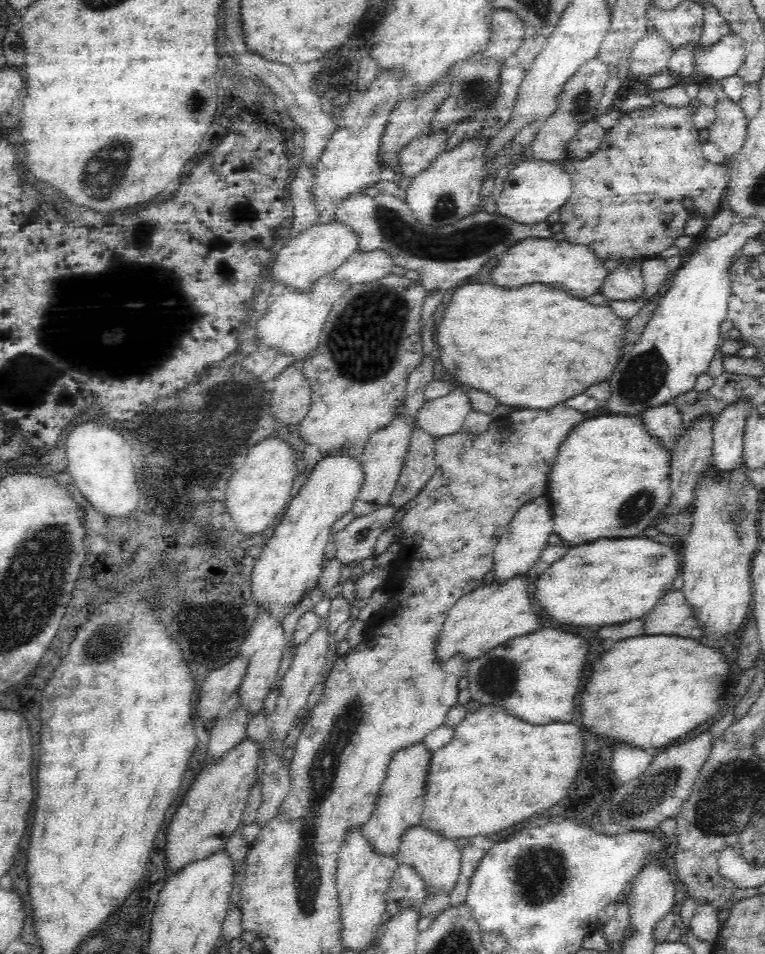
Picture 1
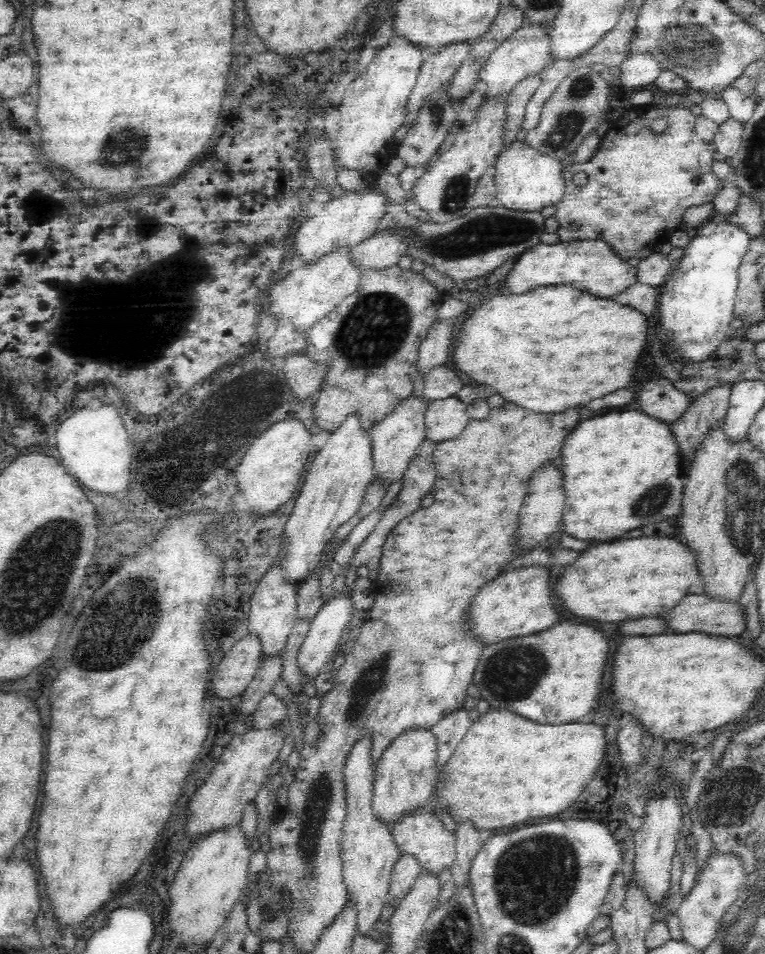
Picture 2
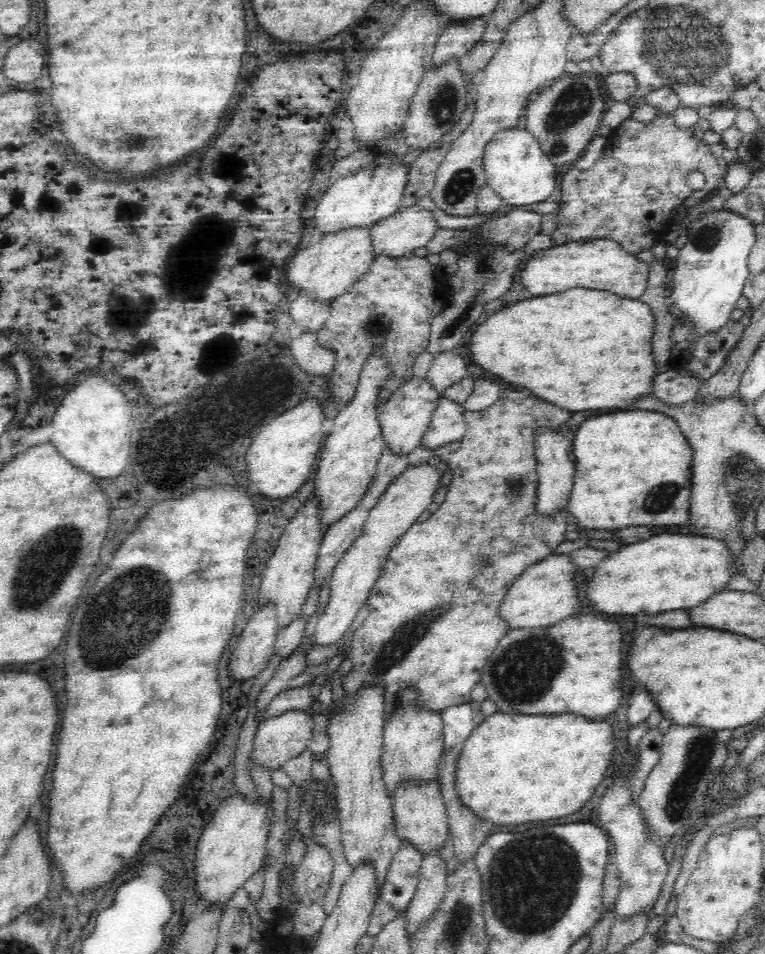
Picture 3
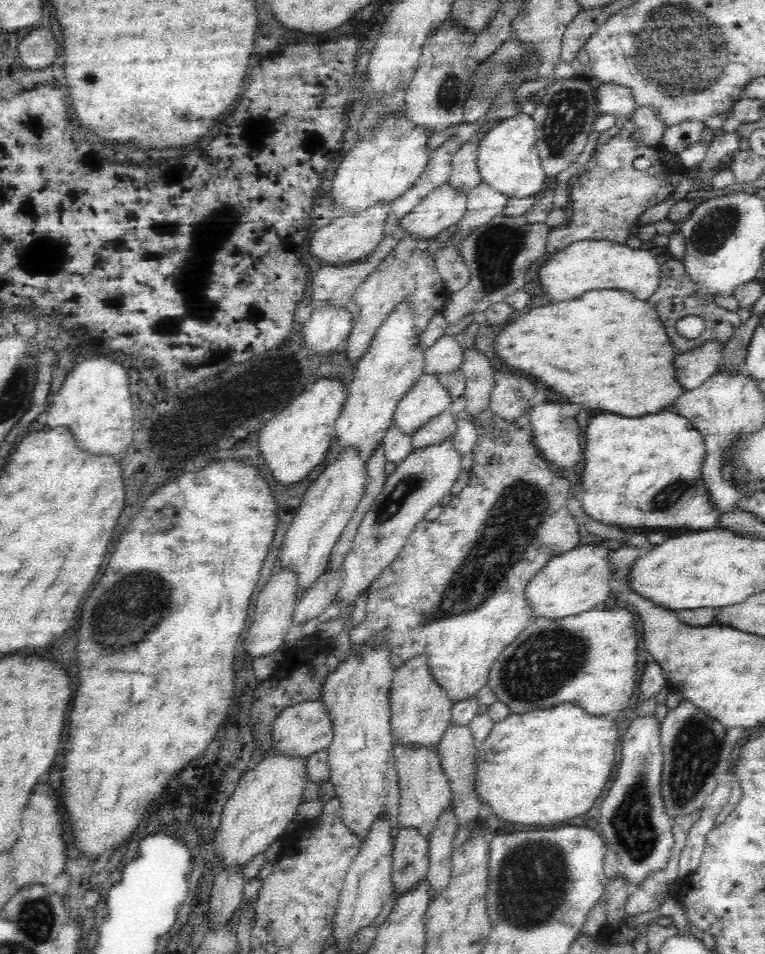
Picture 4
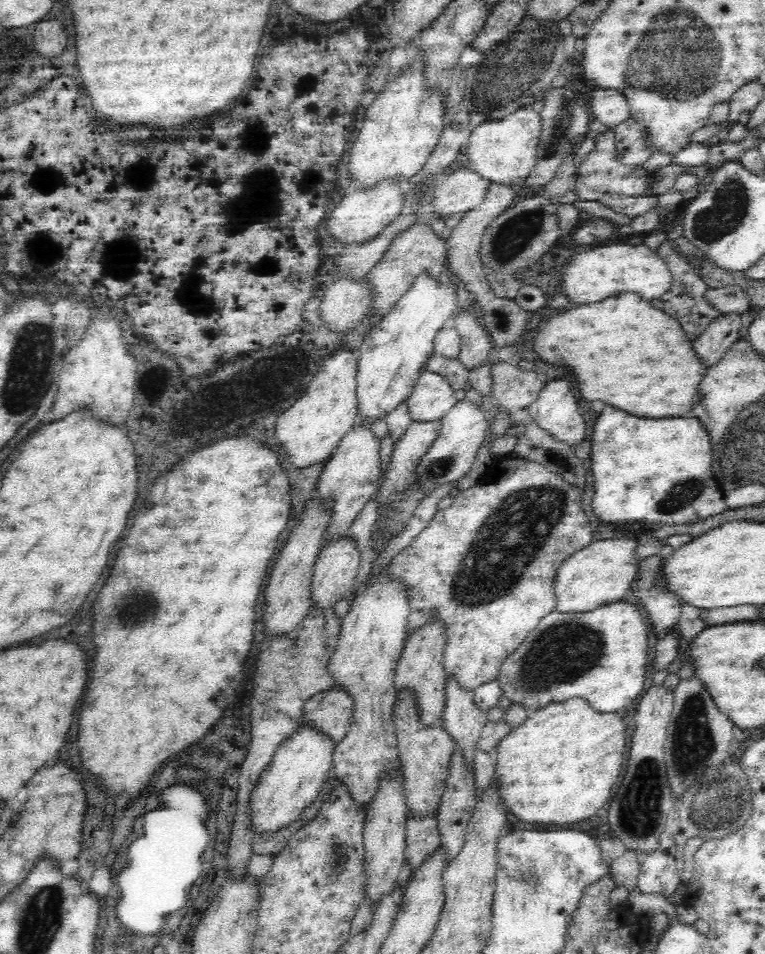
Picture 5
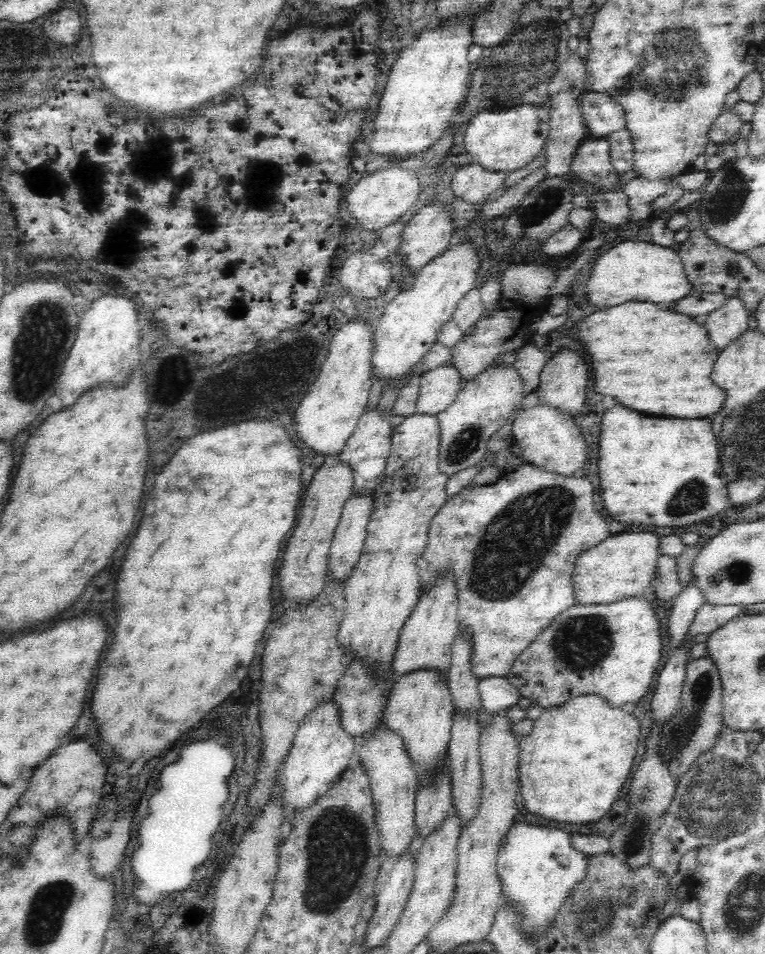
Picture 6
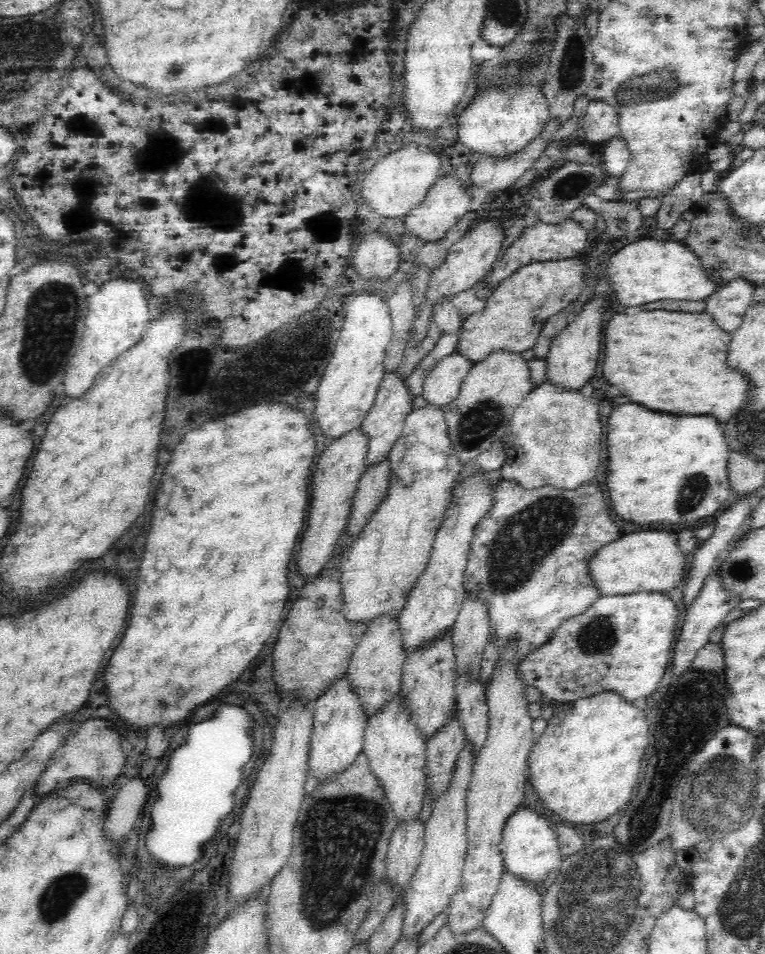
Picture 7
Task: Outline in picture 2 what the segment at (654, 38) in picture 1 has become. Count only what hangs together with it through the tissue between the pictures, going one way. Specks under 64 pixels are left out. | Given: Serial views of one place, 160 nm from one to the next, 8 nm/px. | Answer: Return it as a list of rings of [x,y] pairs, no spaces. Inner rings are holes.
[[[635,52],[626,57],[619,70],[620,76],[616,82],[624,87],[639,90],[653,85],[662,65],[650,52]]]

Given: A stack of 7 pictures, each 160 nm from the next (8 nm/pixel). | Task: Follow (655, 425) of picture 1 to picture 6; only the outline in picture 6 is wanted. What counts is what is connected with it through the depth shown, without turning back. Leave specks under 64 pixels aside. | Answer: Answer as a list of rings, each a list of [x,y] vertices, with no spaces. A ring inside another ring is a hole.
[[[732,296],[722,308],[706,315],[703,324],[708,328],[708,340],[721,351],[748,330],[748,313],[743,302]]]

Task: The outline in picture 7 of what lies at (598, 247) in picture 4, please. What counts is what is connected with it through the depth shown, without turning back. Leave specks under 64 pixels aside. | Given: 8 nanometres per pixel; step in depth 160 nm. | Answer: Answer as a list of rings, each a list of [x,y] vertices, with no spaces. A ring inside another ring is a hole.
[[[653,238],[626,244],[612,254],[606,264],[606,282],[616,302],[624,306],[640,306],[657,300],[707,299],[715,291],[690,248],[681,242]]]

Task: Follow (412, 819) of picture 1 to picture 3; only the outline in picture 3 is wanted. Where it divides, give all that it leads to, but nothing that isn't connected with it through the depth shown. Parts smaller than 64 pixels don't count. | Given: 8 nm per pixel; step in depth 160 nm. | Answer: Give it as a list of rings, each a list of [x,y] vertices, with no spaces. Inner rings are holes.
[[[404,690],[398,710],[394,710],[390,722],[383,728],[379,763],[383,787],[390,797],[404,782],[433,782],[438,779],[438,766],[444,747],[441,712],[415,708],[413,698],[411,690]]]

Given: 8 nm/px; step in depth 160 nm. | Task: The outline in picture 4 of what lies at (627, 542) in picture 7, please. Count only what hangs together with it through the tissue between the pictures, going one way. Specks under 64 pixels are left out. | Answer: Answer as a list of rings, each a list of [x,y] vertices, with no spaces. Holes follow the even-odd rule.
[[[582,545],[575,549],[550,558],[546,564],[537,570],[526,583],[523,591],[525,605],[533,619],[548,618],[558,620],[575,614],[582,614],[599,606],[610,596],[610,585],[612,570],[609,570],[606,555],[609,548],[603,545]]]

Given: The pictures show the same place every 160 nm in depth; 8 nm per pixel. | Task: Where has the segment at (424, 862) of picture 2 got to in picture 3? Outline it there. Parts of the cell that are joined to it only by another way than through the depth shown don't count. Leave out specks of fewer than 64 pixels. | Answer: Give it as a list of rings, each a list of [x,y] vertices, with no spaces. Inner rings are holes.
[[[404,782],[392,797],[393,819],[397,835],[409,842],[420,854],[442,852],[449,847],[450,831],[447,823],[446,807],[441,799],[440,783]]]

